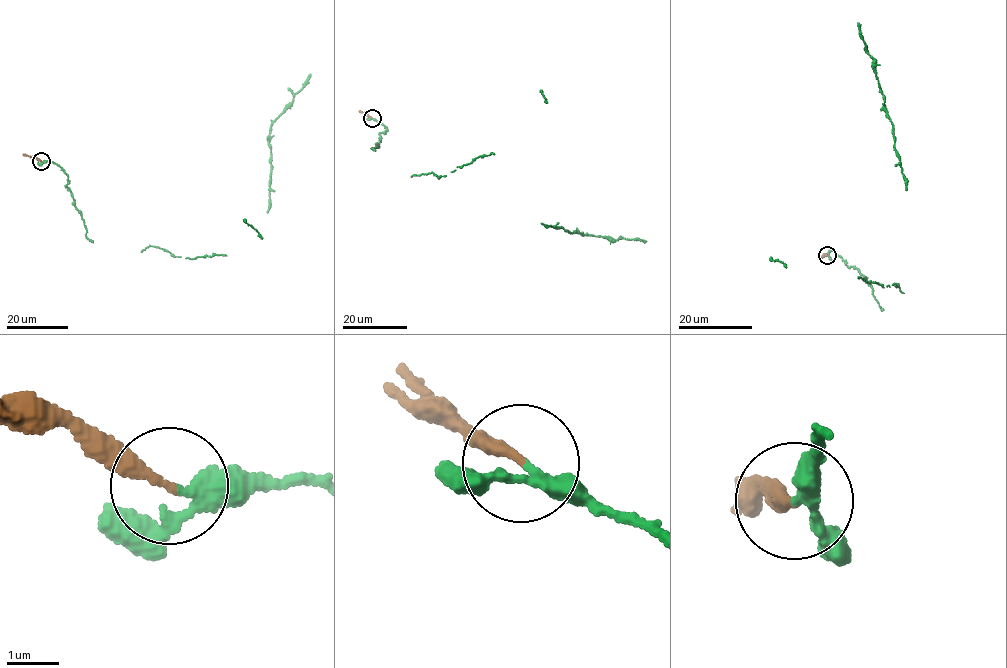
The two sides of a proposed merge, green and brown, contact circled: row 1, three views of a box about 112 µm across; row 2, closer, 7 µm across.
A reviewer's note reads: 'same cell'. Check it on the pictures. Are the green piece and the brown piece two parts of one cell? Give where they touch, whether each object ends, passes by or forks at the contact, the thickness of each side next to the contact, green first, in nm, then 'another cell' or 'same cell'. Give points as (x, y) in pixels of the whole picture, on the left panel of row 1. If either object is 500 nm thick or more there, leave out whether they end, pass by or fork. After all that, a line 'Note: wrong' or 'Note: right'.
(41, 161) | green passes by | brown ends | 240/220 nm | another cell
Note: wrong

